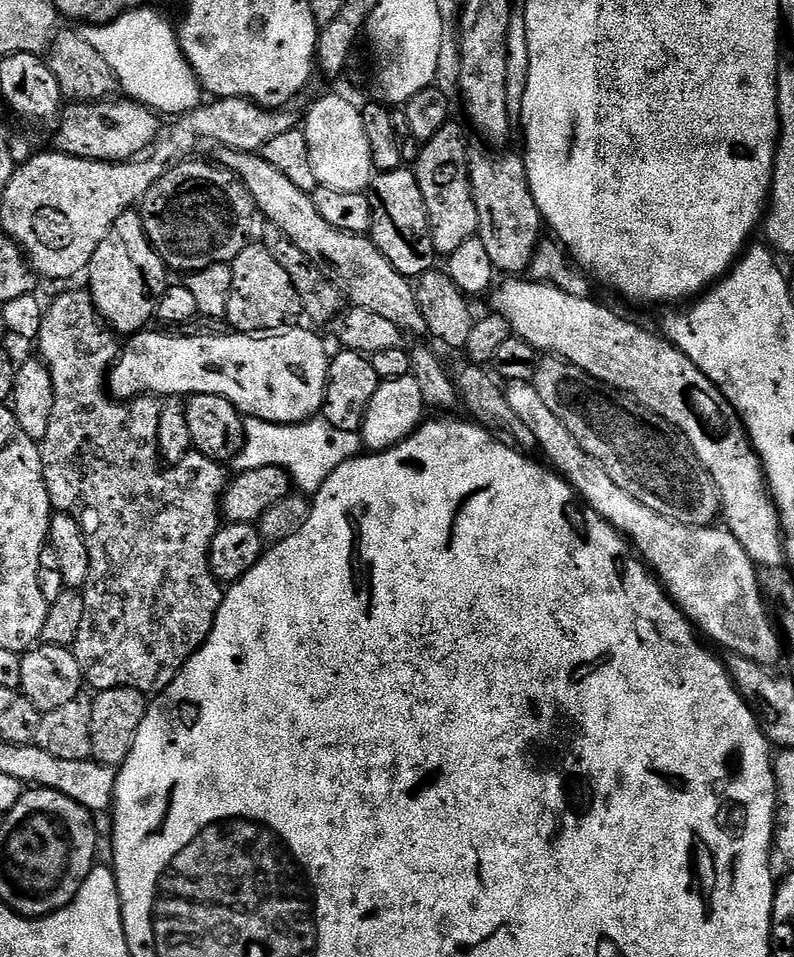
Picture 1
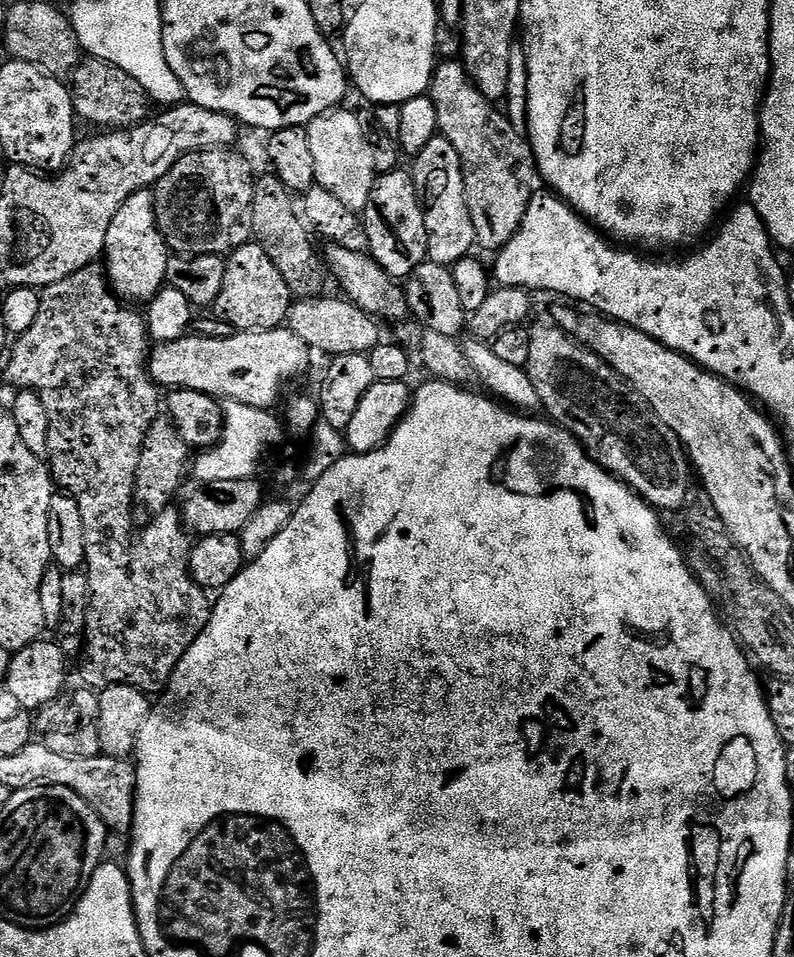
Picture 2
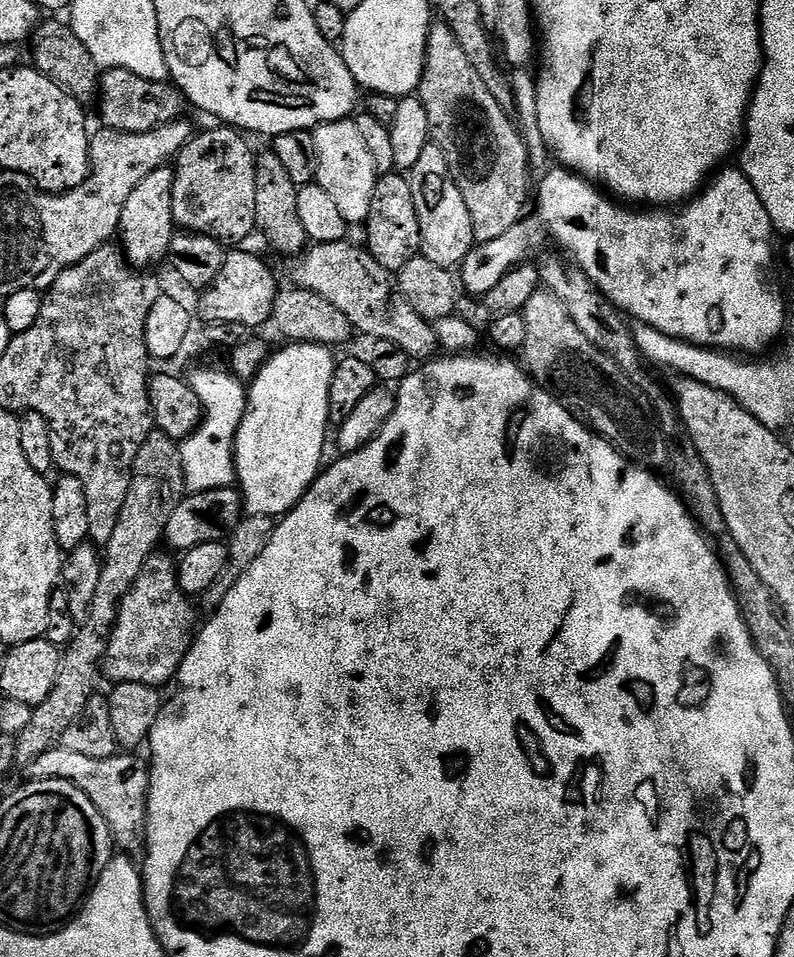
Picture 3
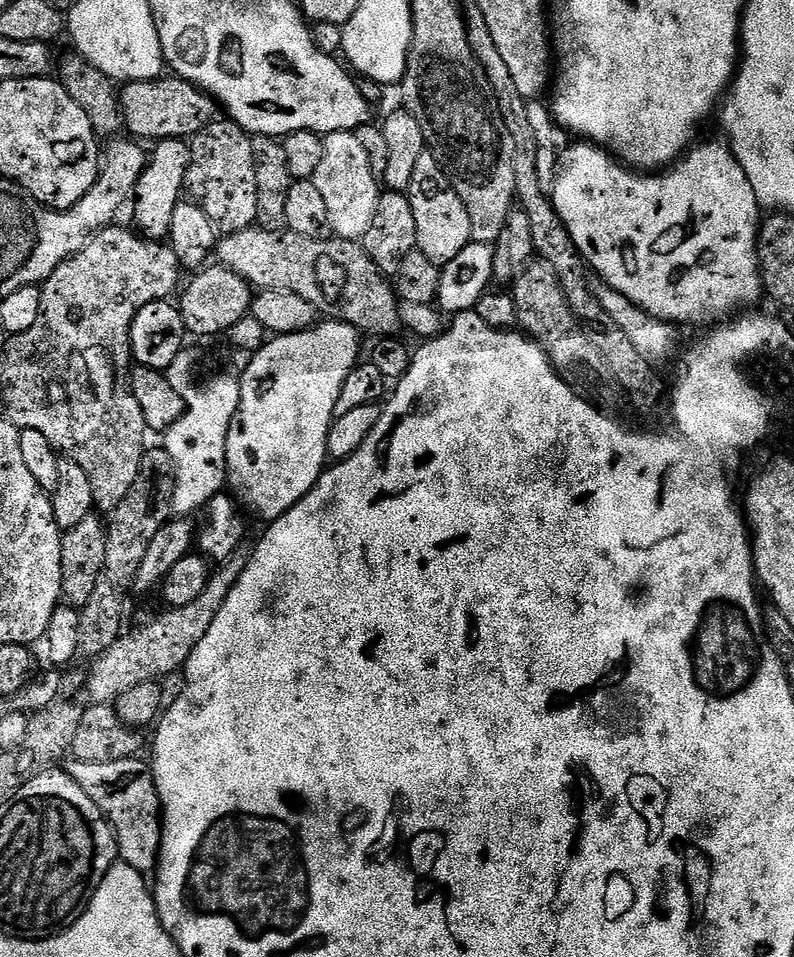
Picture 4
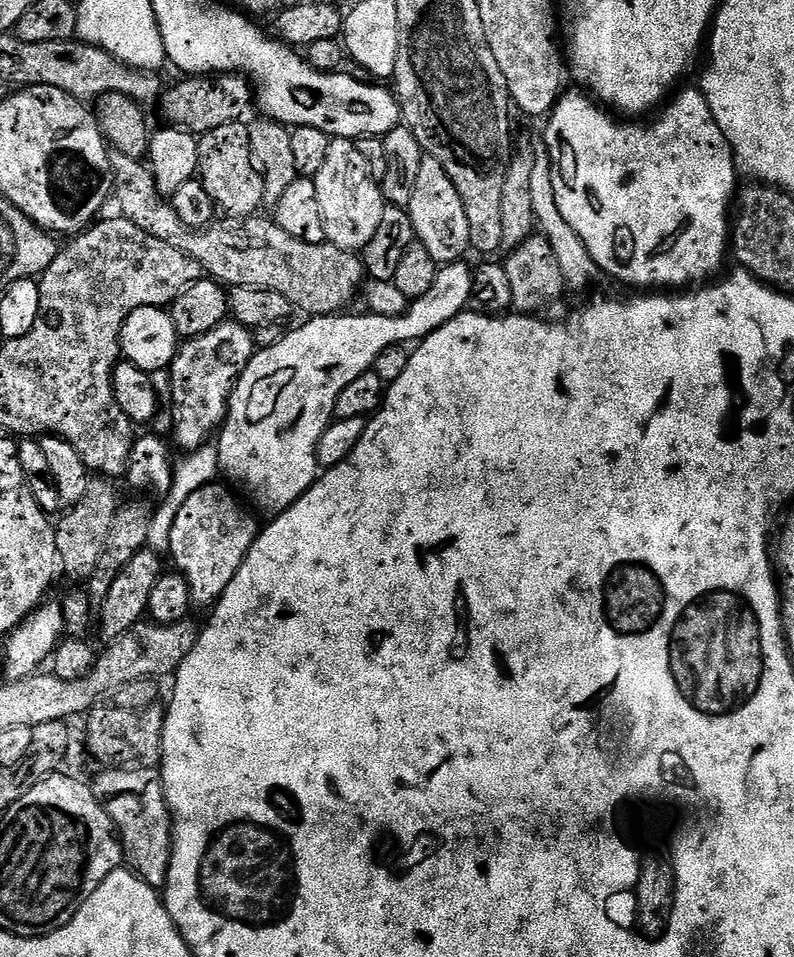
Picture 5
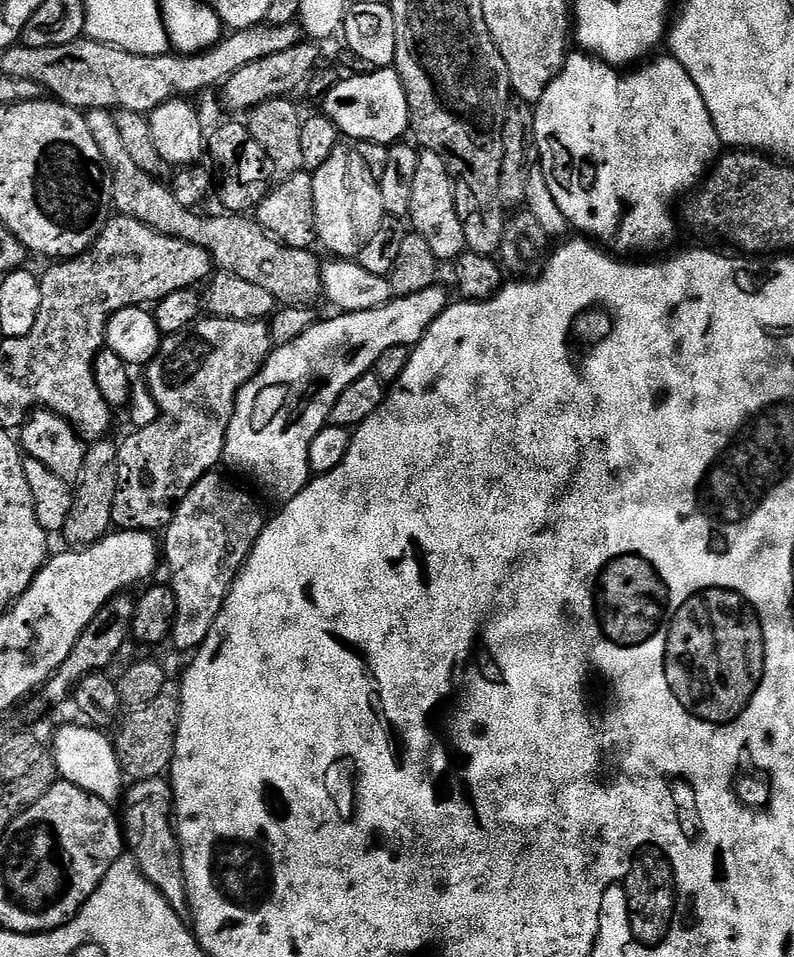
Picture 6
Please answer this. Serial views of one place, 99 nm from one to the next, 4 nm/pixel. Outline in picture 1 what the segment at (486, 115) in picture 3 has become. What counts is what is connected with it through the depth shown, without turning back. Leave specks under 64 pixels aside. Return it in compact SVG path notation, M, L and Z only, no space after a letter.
M508 150L488 151L492 152L473 151L468 162L472 197L480 219L478 235L482 246L486 246L486 251L490 253L490 262L496 268L497 273L524 274L531 269L532 259L536 256L536 249L542 243L542 237L540 237L540 228L542 229L540 211L534 202L534 194L530 190L523 155L516 153L515 156L512 152L504 152Z

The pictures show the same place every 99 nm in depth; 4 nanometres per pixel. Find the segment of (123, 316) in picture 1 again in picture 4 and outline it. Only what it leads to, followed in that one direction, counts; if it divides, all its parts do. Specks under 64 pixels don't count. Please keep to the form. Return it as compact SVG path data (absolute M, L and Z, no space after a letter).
M187 139L183 140L162 140L155 145L156 148L150 152L150 159L144 165L144 173L136 184L134 193L134 205L136 204L136 224L139 235L145 240L163 241L170 230L170 222L174 222L174 206L178 206L182 197L185 195L186 174L190 166L192 149Z

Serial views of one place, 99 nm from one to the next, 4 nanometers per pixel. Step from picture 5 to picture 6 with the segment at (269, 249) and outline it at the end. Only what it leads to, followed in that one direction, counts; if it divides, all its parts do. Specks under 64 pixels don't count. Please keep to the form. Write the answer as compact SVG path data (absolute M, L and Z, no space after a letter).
M106 108L91 109L86 115L86 126L90 126L90 135L98 150L102 150L102 158L108 167L108 175L112 177L112 206L121 216L129 216L146 226L150 226L156 232L167 236L173 236L179 240L185 240L191 244L202 246L212 256L213 265L219 271L229 272L238 278L246 278L246 282L254 282L254 286L262 286L262 290L270 290L277 302L284 306L308 306L311 300L320 300L322 289L320 287L320 269L322 260L315 256L315 251L306 248L291 248L280 240L269 236L261 224L255 219L244 214L219 214L220 216L199 216L199 211L182 206L178 198L174 198L171 187L155 176L146 174L130 158L126 145L122 143L122 137L118 135L118 122L115 115Z

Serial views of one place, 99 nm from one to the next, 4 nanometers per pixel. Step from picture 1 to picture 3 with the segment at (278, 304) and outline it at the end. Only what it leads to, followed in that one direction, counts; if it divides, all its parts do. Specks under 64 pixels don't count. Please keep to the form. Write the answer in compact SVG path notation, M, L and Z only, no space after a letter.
M229 251L222 262L222 270L218 270L218 278L214 278L212 285L199 293L200 316L204 319L205 325L238 322L238 326L246 326L250 330L256 330L264 323L267 325L271 321L277 295L276 276L272 273L271 266L262 257L255 256L252 252Z

